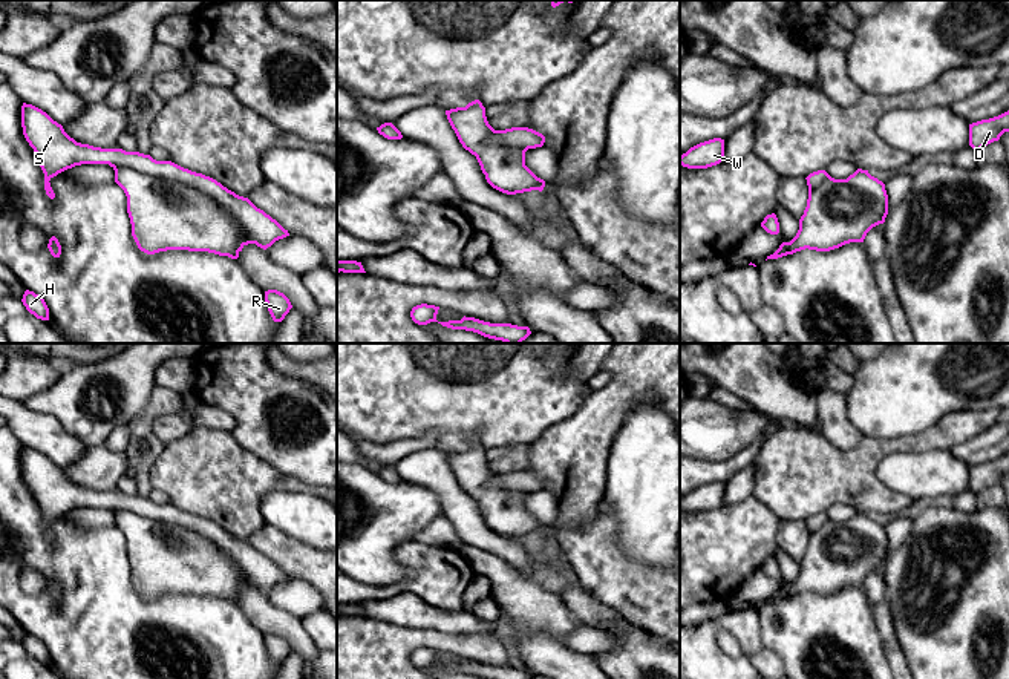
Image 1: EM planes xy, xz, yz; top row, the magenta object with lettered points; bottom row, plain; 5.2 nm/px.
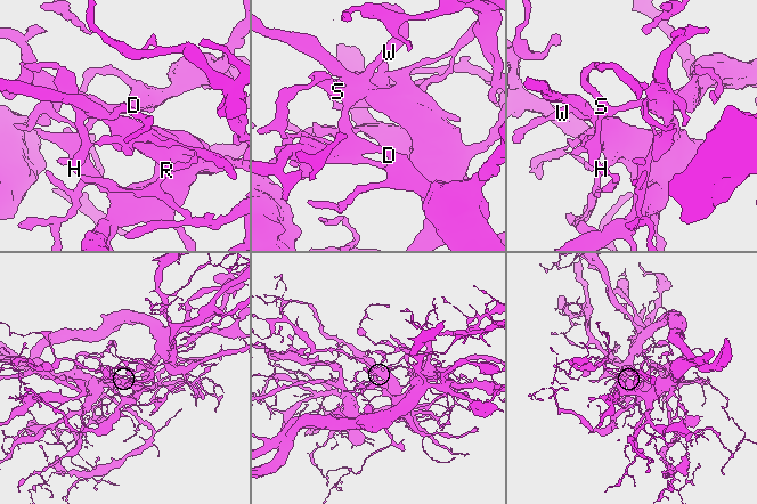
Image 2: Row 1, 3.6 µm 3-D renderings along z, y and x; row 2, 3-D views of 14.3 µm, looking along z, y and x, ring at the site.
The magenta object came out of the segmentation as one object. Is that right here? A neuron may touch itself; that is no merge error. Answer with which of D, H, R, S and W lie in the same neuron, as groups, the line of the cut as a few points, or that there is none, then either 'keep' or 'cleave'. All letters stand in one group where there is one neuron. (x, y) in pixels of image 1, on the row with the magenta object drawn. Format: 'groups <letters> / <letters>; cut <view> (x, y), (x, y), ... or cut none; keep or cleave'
groups D S / H R W; cut xy (114, 166), (129, 166), (175, 181), (184, 181), (192, 173); cleave

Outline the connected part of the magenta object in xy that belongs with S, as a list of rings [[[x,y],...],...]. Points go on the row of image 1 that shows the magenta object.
[[[23,103],[21,127],[29,146],[34,149],[44,173],[46,195],[54,199],[51,179],[58,173],[81,164],[109,164],[110,167],[130,167],[165,181],[187,181],[191,170],[171,161],[156,161],[150,155],[126,152],[122,149],[101,149],[77,143],[61,124],[41,109]]]

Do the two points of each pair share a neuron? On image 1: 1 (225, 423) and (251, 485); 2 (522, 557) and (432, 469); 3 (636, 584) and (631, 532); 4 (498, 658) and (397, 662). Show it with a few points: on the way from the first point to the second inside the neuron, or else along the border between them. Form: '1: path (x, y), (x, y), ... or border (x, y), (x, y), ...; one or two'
1: border (193, 423), (228, 432); two
2: path (496, 544), (463, 512), (452, 495); one
3: border (614, 532), (626, 557), (663, 569); two
4: path (472, 647), (443, 641), (418, 641); one

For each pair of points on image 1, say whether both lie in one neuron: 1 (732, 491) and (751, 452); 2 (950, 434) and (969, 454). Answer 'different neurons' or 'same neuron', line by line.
1: different neurons
2: different neurons

